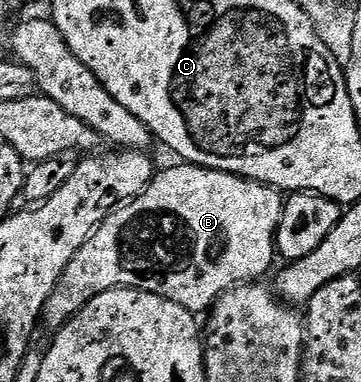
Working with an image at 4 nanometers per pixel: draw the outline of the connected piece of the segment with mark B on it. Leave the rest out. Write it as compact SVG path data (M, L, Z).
M175 164L170 166L169 169L162 170L161 173L159 170L153 176L152 182L133 201L129 201L127 205L122 205L119 209L115 209L97 227L94 235L90 239L86 239L86 243L78 251L78 255L74 255L74 259L70 259L66 271L62 271L62 279L58 279L50 299L46 299L44 316L42 318L45 326L48 324L52 331L59 331L73 315L78 311L82 311L82 307L86 307L86 303L90 303L90 299L94 299L111 289L141 289L143 293L153 293L159 297L165 297L182 307L186 307L194 314L203 315L203 313L207 314L211 310L223 293L230 291L234 286L248 282L256 283L263 278L260 276L271 267L272 260L277 260L278 257L276 251L276 228L280 222L280 213L284 209L284 201L281 194L273 189L271 185L264 185L261 181L250 181L246 177L238 177L235 173L223 173L217 169L205 169L203 165Z

